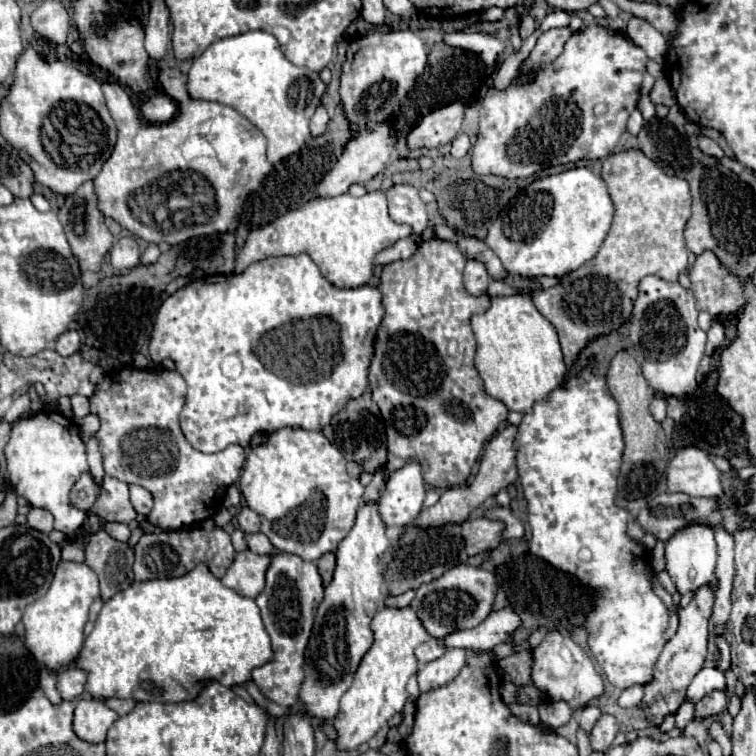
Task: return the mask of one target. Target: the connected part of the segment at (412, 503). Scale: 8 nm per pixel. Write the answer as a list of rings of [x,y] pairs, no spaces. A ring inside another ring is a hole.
[[[411,461],[393,471],[387,479],[387,489],[381,495],[379,513],[389,527],[405,527],[417,519],[423,509],[427,485],[421,475],[421,463]]]

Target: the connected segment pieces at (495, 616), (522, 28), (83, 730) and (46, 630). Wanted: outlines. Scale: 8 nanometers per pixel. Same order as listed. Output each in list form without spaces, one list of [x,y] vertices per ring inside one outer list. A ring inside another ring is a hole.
[[[507,605],[499,611],[493,611],[481,625],[451,633],[443,641],[445,641],[445,647],[493,649],[501,643],[507,643],[519,627],[521,627],[519,613],[511,605]]]
[[[527,13],[527,15],[523,15],[521,17],[521,23],[519,23],[519,33],[521,33],[521,37],[525,39],[525,37],[529,37],[533,31],[537,29],[537,23],[535,23],[535,19]]]
[[[85,697],[79,699],[75,705],[75,717],[73,717],[73,729],[79,739],[89,743],[103,743],[107,737],[107,731],[117,721],[119,713],[109,709],[105,705],[105,699],[93,699]]]
[[[61,561],[49,591],[23,611],[25,647],[31,651],[31,655],[53,671],[73,665],[83,645],[83,629],[87,623],[89,607],[97,597],[97,575],[85,563]]]

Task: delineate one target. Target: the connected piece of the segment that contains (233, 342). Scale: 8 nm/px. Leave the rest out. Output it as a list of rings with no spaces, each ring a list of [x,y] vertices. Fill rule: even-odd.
[[[309,255],[271,257],[253,263],[241,275],[191,281],[167,297],[155,317],[149,353],[155,363],[171,357],[187,383],[187,401],[181,411],[181,429],[187,441],[201,453],[217,453],[233,443],[247,447],[255,433],[273,433],[281,427],[321,431],[329,425],[347,401],[367,389],[373,341],[383,317],[385,307],[377,287],[337,289],[321,277]]]

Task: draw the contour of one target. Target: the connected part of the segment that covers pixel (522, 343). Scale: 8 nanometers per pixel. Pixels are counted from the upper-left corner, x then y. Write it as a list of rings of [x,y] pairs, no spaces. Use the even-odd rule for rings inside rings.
[[[531,289],[509,297],[489,297],[491,307],[471,317],[477,339],[475,367],[485,391],[499,399],[509,411],[529,413],[545,393],[551,393],[565,379],[567,367],[555,327],[537,311]]]

